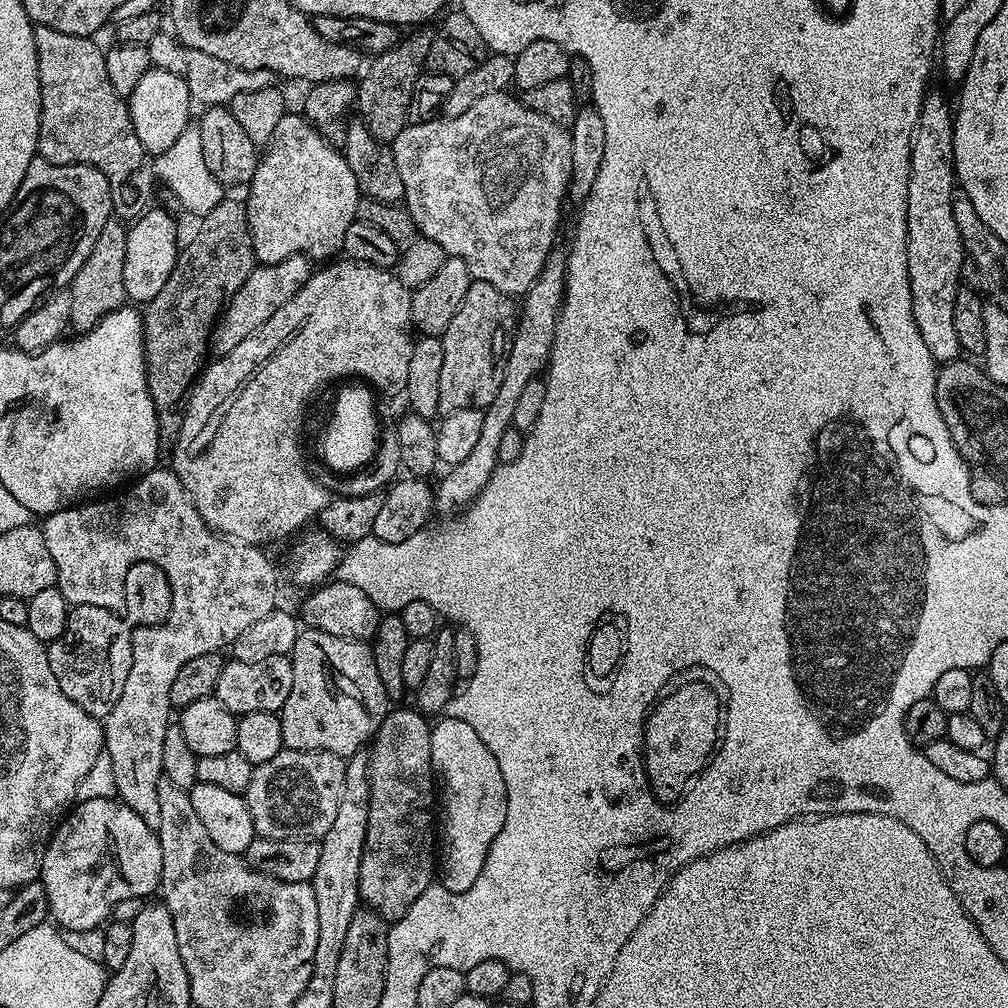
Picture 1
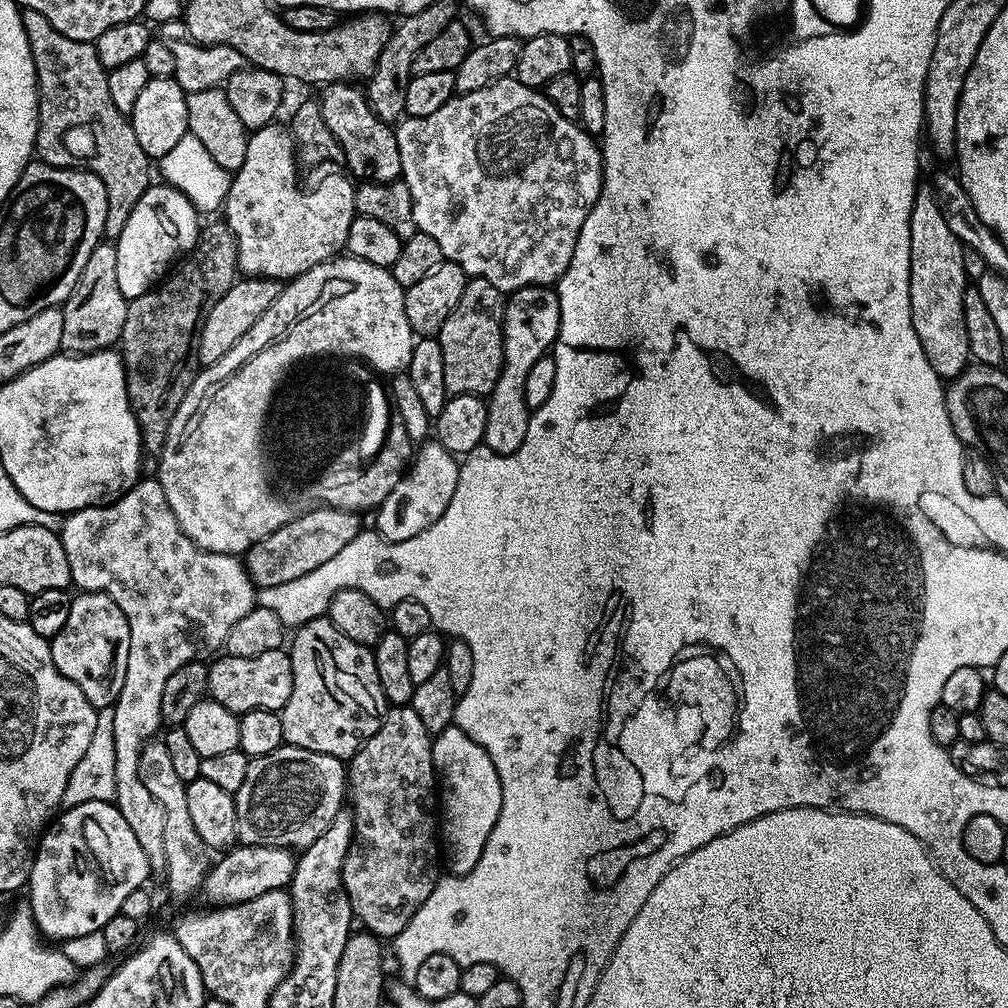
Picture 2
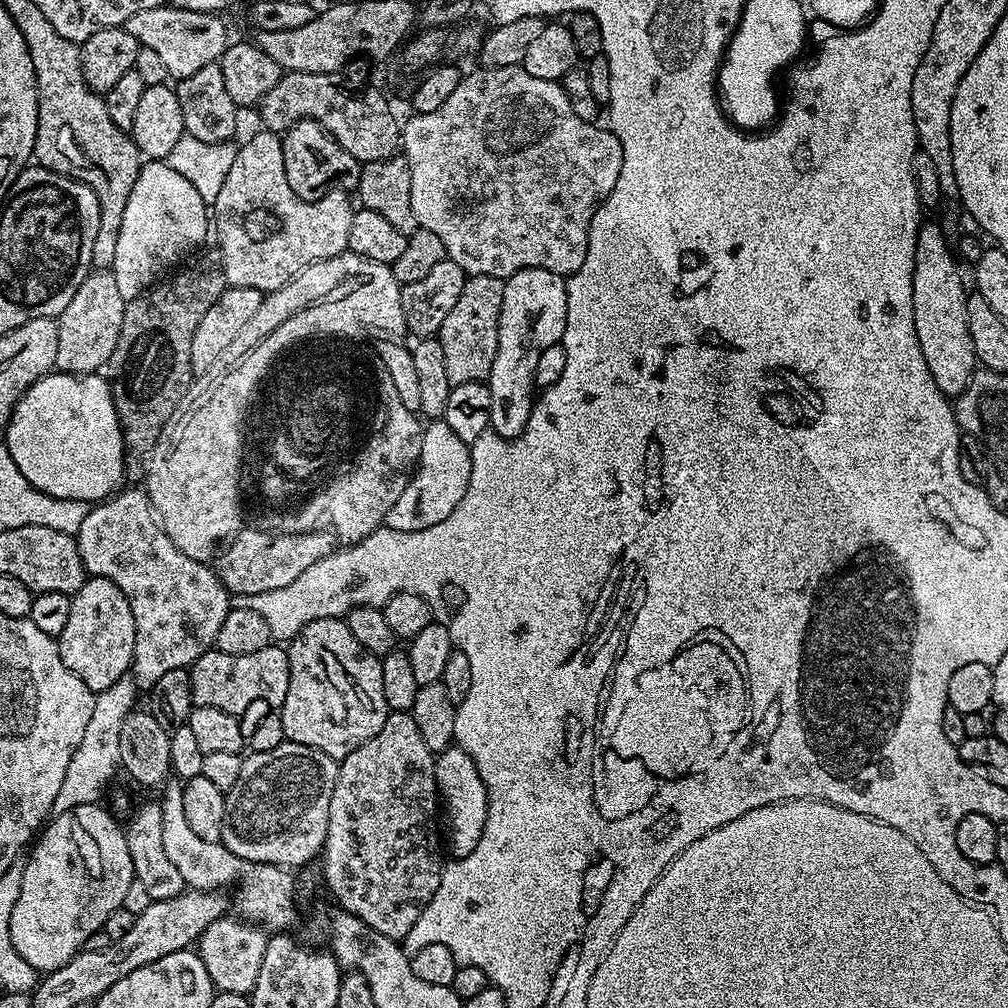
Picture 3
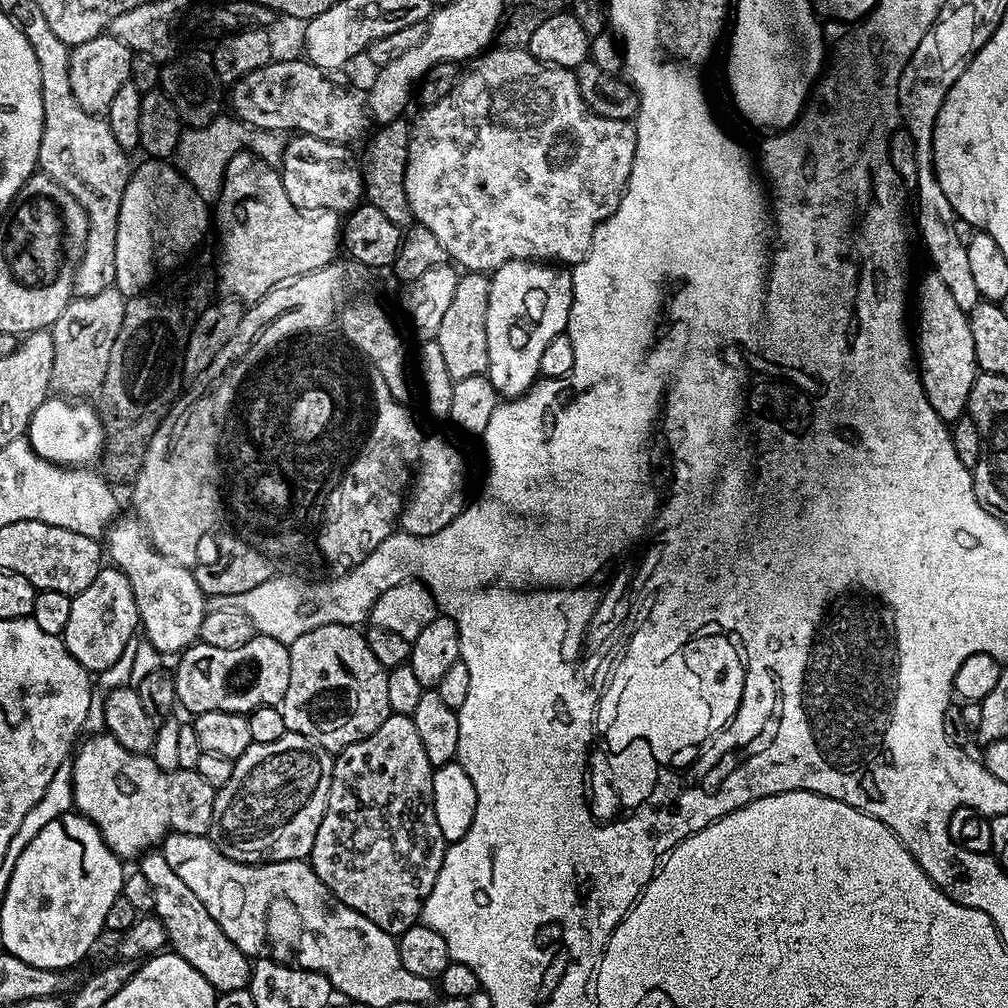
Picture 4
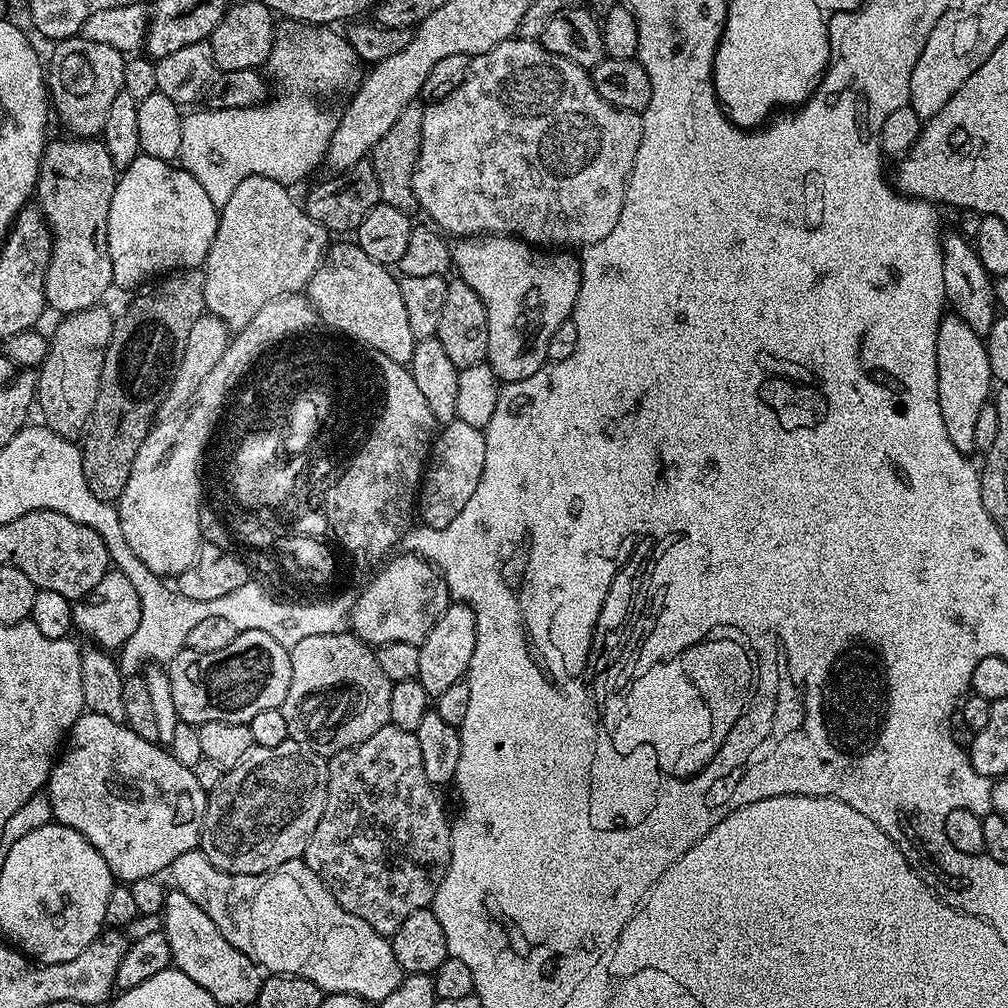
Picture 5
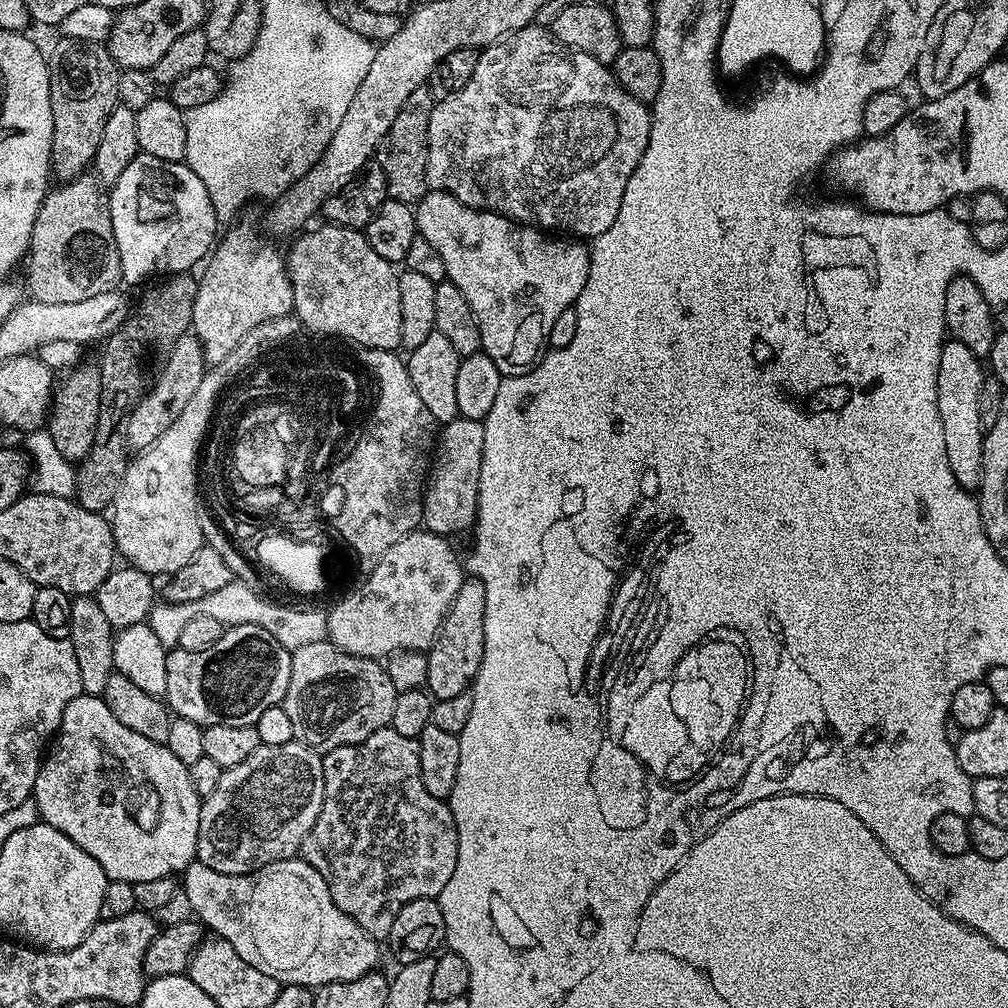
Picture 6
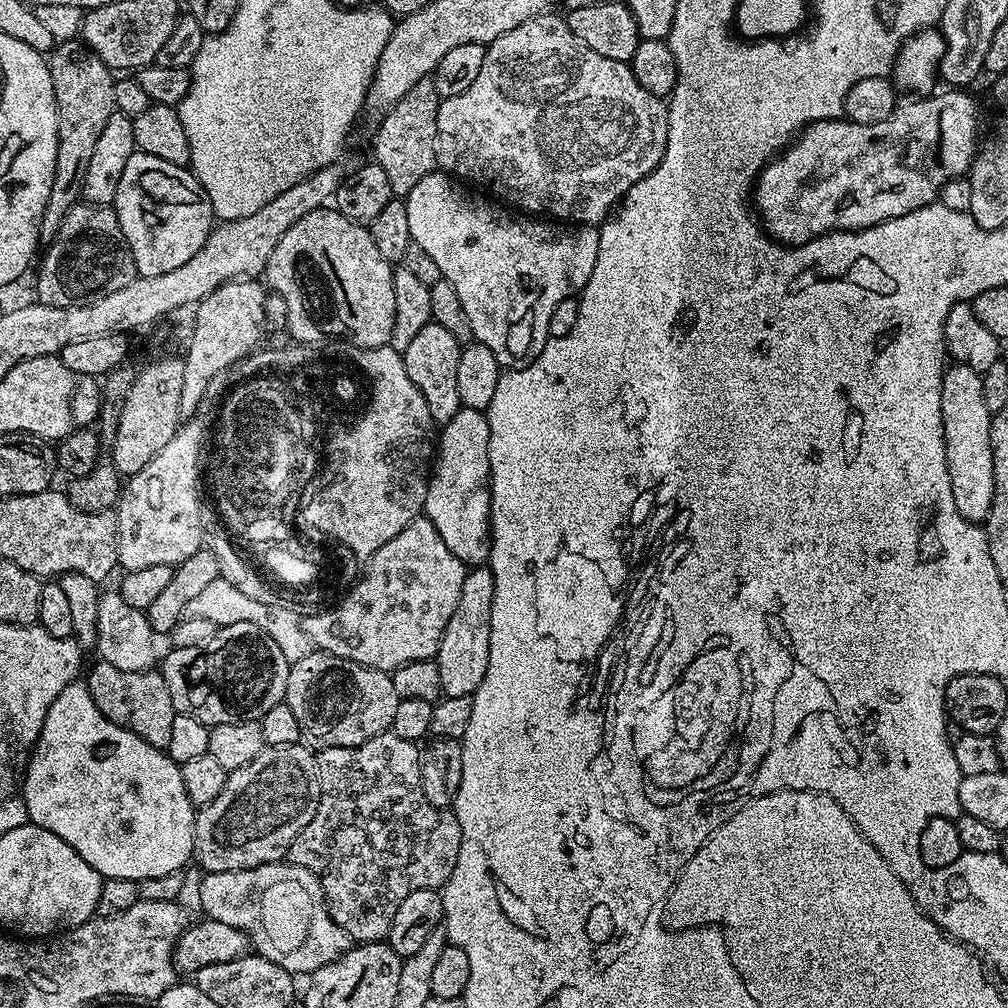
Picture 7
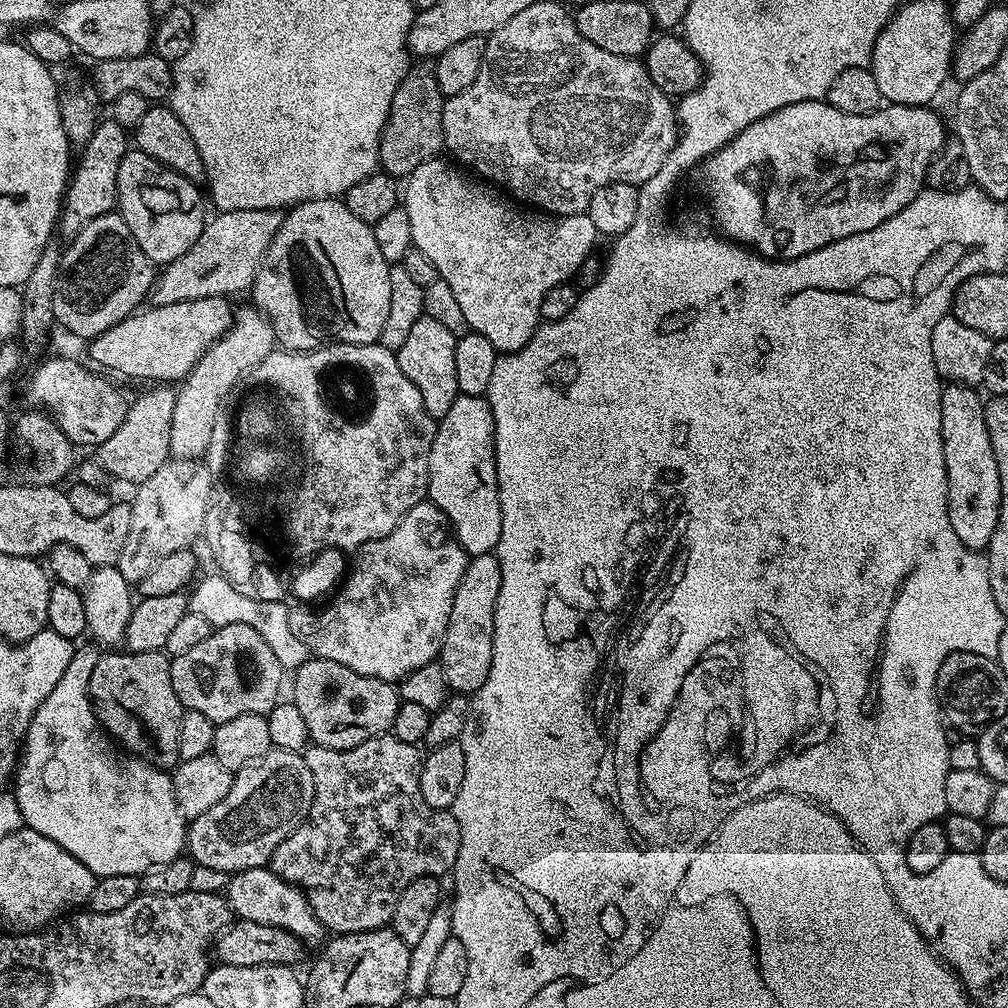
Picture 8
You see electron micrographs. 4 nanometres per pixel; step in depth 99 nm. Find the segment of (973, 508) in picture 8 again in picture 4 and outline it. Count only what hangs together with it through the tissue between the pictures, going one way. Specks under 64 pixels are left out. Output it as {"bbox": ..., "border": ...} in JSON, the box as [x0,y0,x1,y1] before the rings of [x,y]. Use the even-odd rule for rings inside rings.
{"bbox":[918,274,980,422],"border":[[[931,274],[924,280],[924,289],[920,292],[920,336],[918,332],[918,363],[922,369],[924,387],[934,410],[945,422],[953,422],[969,411],[969,400],[974,390],[977,376],[980,375],[980,363],[976,357],[974,334],[970,330],[969,313],[958,306],[957,299],[950,292],[950,286],[940,275]]]}

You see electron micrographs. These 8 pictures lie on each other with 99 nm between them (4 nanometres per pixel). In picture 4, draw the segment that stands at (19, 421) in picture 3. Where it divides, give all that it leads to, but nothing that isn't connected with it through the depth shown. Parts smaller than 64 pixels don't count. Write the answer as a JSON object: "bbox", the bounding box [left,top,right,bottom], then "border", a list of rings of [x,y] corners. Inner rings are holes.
{"bbox":[26,398,104,468],"border":[[[49,398],[34,410],[28,423],[26,439],[33,451],[52,464],[63,468],[92,466],[104,450],[104,431],[95,407],[88,402],[73,402],[68,398]]]}

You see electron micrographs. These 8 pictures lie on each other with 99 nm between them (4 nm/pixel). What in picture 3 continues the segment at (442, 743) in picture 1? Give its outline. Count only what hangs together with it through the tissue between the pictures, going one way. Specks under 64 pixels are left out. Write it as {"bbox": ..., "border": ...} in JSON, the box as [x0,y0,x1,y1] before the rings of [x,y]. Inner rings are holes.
{"bbox":[435,747,488,858],"border":[[[458,747],[447,748],[435,757],[436,791],[442,805],[442,836],[446,848],[459,858],[474,851],[474,846],[482,838],[482,830],[488,817],[488,787],[482,782],[482,774],[478,774],[478,766],[474,766],[474,758]]]}

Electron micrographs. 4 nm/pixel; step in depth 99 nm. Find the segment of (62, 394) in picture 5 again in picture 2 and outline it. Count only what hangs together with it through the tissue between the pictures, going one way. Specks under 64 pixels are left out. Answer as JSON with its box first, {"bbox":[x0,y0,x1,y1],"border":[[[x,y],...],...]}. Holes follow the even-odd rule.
{"bbox":[61,242,128,356],"border":[[[101,242],[90,250],[82,274],[62,307],[62,342],[61,349],[73,356],[85,356],[91,352],[103,352],[119,345],[122,326],[126,326],[128,301],[123,296],[117,281],[118,254],[115,243]]]}

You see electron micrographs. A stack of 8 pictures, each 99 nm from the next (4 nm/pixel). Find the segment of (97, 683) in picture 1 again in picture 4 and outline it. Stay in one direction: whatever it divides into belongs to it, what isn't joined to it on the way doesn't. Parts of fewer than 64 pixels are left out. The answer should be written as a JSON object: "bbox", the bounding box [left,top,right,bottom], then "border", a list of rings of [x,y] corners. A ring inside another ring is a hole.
{"bbox":[63,567,140,674],"border":[[[101,567],[100,573],[82,590],[72,597],[70,618],[66,621],[63,642],[66,650],[89,674],[105,672],[133,643],[132,635],[140,628],[138,606],[134,602],[134,592],[130,584],[116,568]]]}

